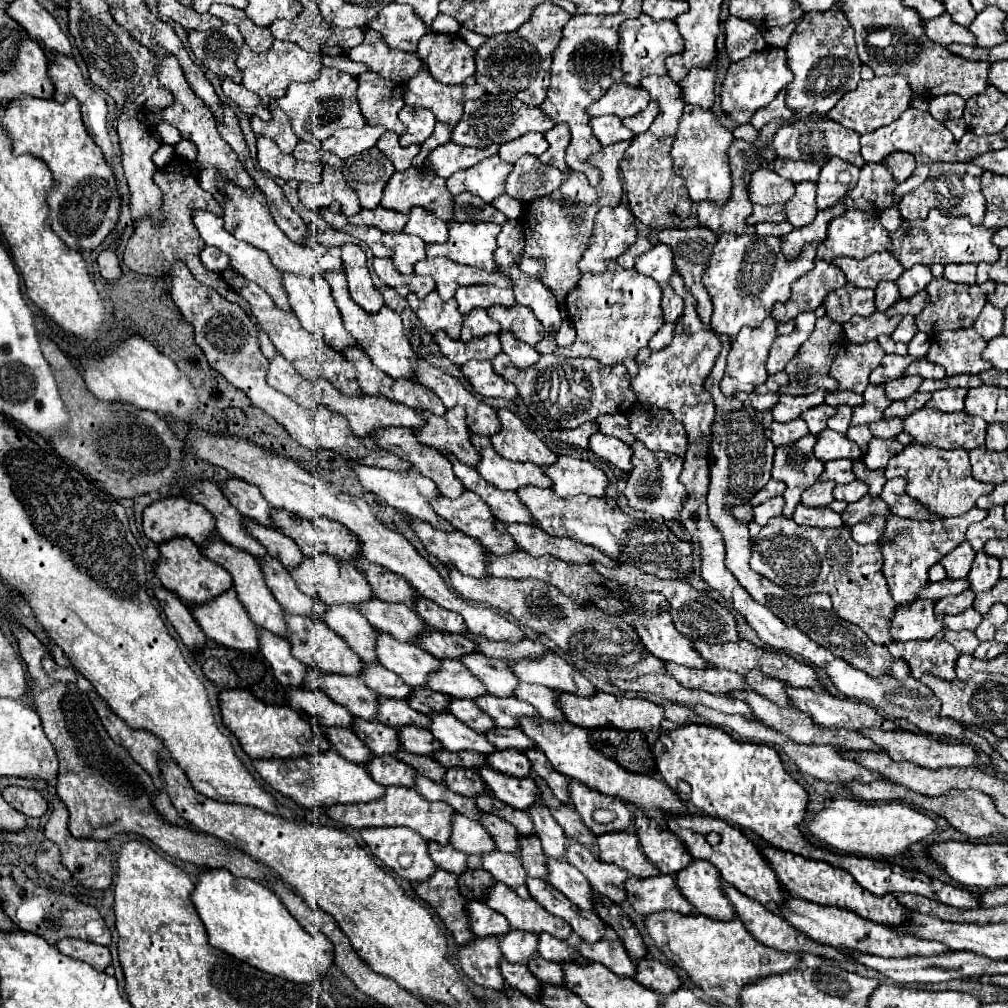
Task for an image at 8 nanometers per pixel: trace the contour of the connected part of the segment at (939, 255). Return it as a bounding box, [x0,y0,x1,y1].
[890,211,1000,269]

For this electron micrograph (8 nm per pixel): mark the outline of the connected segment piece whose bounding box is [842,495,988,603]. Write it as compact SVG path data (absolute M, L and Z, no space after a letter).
M864 495L864 499L848 503L848 507L842 513L842 521L844 521L844 525L852 527L854 517L868 517L868 515L884 515L888 519L886 531L880 539L880 547L882 547L882 555L884 555L882 573L888 581L892 599L896 603L908 603L908 601L916 599L918 591L928 583L928 569L934 563L938 563L948 551L958 547L964 541L968 527L972 523L986 519L988 511L974 507L966 515L960 515L960 517L948 517L948 519L936 519L936 521L910 521L910 519L898 519L896 515L892 515L880 497Z

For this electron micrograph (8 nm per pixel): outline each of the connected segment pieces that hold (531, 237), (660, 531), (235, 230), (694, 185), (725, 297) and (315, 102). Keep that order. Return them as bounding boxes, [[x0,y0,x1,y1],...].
[[524,141,630,293],[518,487,694,579],[200,171,342,279],[670,107,734,207],[702,231,818,343],[276,67,366,147]]

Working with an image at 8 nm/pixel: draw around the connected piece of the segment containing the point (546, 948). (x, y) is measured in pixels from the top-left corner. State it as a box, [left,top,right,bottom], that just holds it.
[538,933,578,963]

